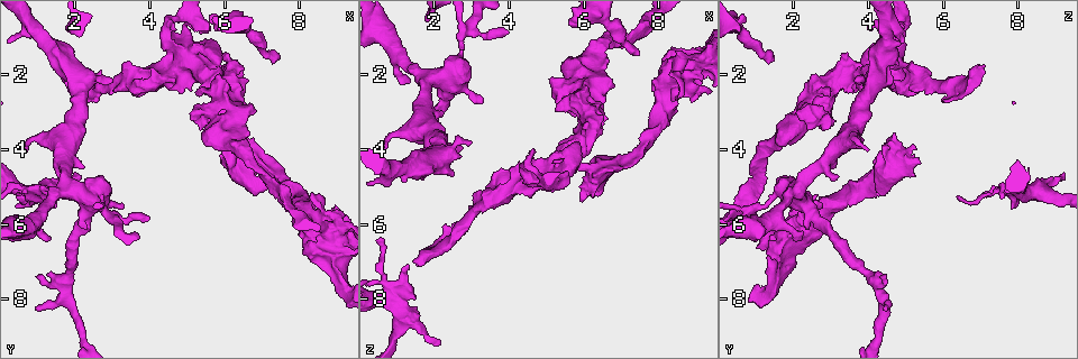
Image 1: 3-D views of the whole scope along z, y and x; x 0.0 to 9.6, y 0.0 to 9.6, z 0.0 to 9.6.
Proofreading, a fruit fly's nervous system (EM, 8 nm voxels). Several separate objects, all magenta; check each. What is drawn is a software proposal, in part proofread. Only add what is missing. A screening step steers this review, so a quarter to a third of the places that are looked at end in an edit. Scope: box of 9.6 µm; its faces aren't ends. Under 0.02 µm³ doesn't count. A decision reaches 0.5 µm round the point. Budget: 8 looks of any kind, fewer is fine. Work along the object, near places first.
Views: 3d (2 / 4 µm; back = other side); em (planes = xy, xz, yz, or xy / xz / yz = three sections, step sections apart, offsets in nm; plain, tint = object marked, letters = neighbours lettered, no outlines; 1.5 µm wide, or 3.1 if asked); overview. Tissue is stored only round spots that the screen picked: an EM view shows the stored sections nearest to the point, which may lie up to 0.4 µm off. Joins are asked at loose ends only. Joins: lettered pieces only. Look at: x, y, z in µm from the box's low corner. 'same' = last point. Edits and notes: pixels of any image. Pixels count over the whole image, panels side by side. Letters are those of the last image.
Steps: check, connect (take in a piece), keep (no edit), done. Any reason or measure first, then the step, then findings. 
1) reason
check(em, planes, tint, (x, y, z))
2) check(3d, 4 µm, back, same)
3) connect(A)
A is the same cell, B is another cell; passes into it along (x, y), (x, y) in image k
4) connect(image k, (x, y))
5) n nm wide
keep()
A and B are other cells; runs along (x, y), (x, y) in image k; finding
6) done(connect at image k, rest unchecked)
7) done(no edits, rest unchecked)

free end
check(em, xy, step 4, letters, (2.40, 2.65, 6.05))

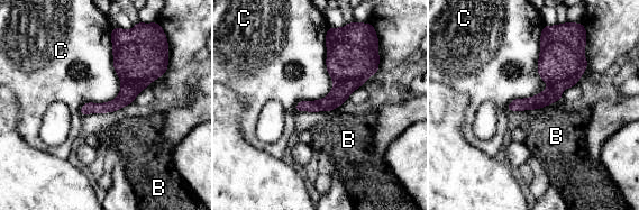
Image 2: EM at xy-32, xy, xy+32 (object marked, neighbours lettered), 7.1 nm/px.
check(em, xz, step 4, letters, same)

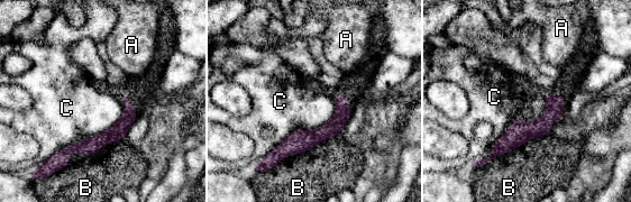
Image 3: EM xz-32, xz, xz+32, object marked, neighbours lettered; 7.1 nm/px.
keep()
A, B and C are other cells; none of them fits

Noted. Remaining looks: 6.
free end
check(em, yz, step 4, tint, (7.50, 1.50, 1.50))

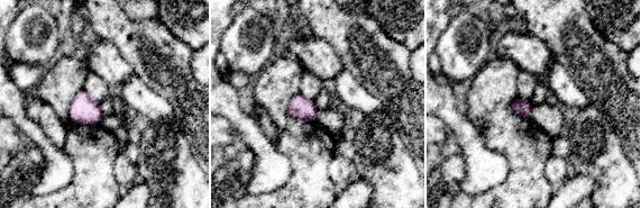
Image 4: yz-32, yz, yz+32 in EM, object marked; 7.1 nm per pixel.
another direction
check(em, planes, letters, same)

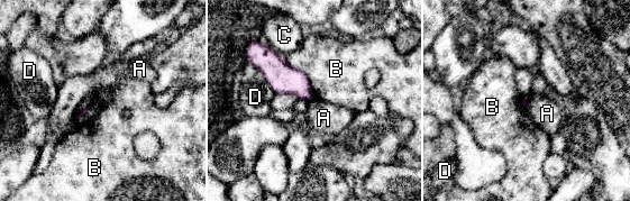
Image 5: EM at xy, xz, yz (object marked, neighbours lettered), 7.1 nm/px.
keep()
A, B, C and D are other cells; none of them fits

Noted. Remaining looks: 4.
branch stops here
check(3d, 4 µm, (8.95, 5.55, 2.50))

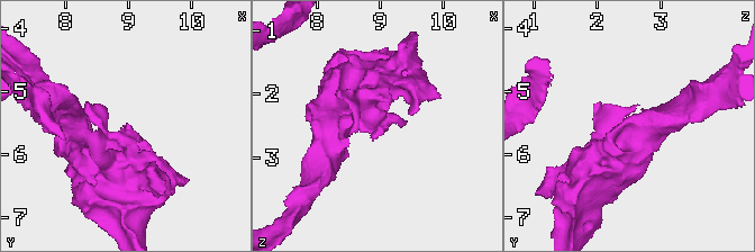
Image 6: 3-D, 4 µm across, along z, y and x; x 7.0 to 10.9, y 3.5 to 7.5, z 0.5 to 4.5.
shape alone is not enough
check(em, planes, letters, (8.95, 5.55, 2.50))

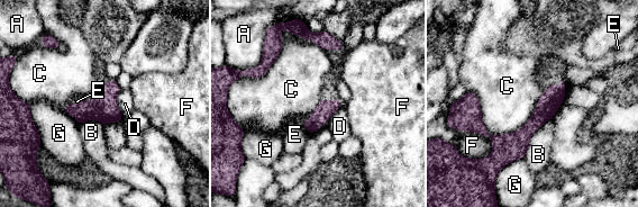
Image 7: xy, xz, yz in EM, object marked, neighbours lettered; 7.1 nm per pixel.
keep()
A, B, C, D, E, F and G are other cells; no lettered piece goes on from it

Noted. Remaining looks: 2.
done(no edits, rest unchecked)

